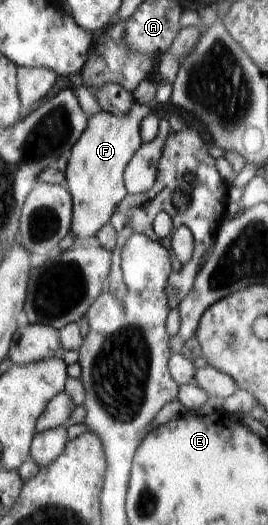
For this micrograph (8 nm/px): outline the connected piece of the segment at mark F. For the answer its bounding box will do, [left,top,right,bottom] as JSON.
[64,102,157,239]

